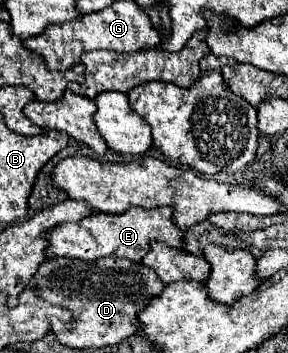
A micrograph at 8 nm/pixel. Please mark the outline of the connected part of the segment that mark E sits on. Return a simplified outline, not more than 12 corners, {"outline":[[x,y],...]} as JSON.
{"outline":[[173,207],[93,213],[45,233],[49,255],[139,263],[185,249]]}

